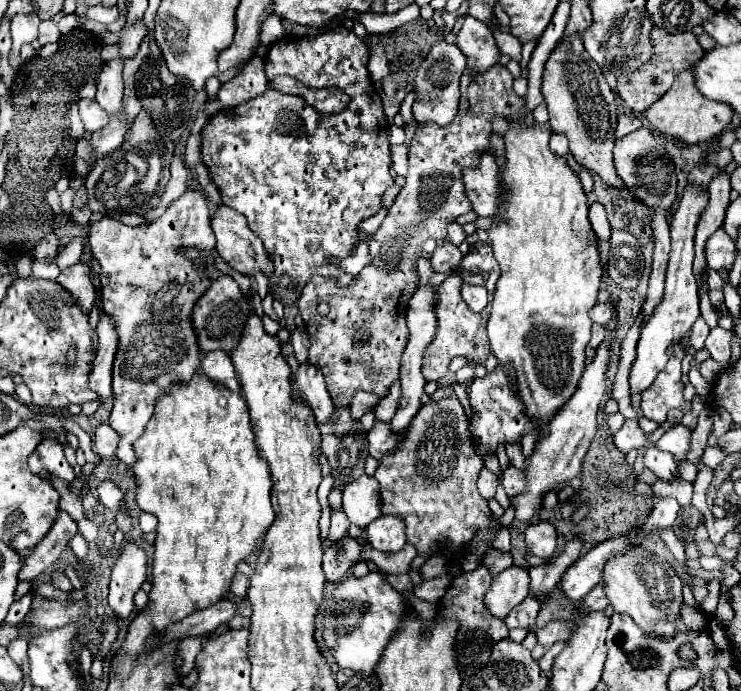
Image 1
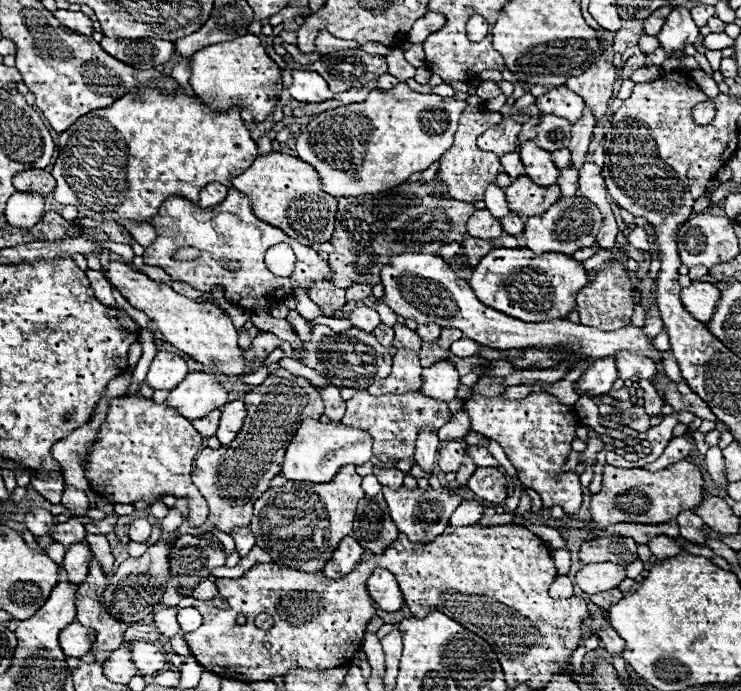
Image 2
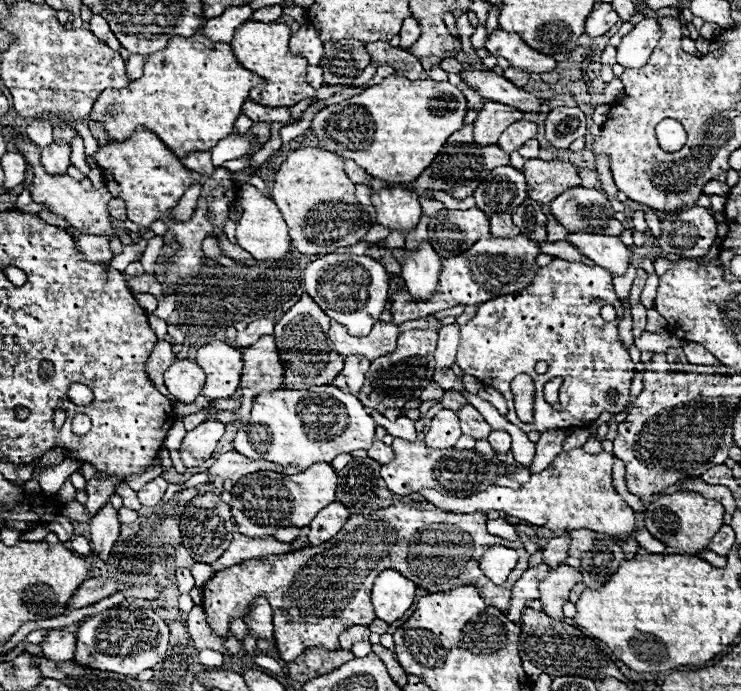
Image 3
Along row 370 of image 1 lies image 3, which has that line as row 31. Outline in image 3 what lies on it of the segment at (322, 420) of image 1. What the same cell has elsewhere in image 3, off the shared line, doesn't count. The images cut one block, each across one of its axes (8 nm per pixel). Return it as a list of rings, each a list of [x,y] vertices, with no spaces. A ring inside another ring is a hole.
[[[302,24],[300,30],[292,34],[290,48],[292,48],[292,52],[304,56],[310,64],[318,64],[324,54],[324,48],[320,42],[320,32],[312,24]]]

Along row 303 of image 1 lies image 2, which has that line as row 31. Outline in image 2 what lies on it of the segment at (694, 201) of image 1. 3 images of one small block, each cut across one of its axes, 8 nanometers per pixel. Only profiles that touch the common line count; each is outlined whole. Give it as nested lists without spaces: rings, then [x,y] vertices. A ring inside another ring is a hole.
[[[676,6],[668,18],[662,30],[656,36],[660,40],[660,46],[664,50],[684,50],[688,44],[692,44],[698,38],[698,28],[692,22],[690,8]]]

